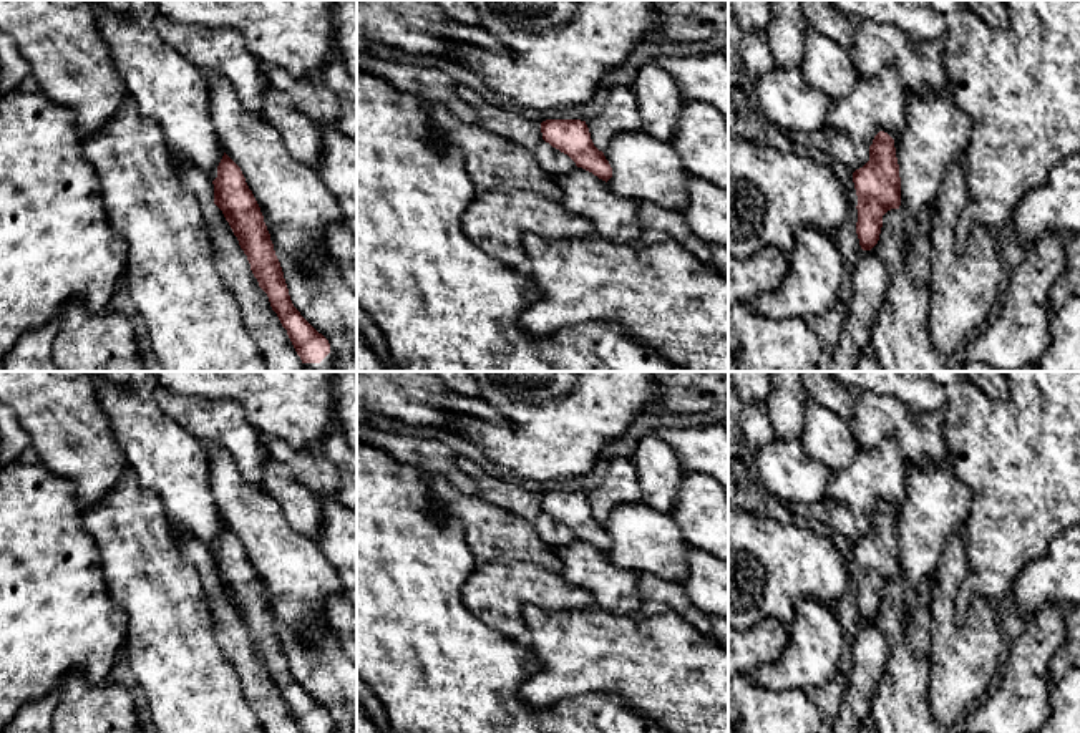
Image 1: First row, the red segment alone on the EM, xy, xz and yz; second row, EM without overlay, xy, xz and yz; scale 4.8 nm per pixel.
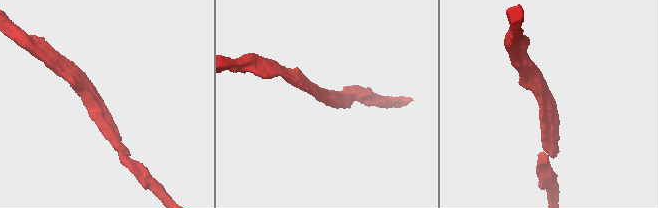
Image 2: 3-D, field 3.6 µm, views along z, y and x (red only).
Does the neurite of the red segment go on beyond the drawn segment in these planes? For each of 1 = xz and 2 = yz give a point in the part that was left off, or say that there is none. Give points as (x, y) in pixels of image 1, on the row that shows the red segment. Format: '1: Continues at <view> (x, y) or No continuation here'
1: No continuation here
2: No continuation here

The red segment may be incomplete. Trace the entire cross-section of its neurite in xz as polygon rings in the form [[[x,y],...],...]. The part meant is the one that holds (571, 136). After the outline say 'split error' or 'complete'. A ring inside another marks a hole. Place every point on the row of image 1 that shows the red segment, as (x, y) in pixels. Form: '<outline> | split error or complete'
[[[546,119],[541,123],[541,133],[546,143],[567,154],[577,167],[606,182],[612,177],[612,167],[604,153],[594,146],[586,121]]] | complete

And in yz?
[[[879,131],[869,146],[869,161],[853,172],[858,196],[856,234],[863,250],[871,250],[881,234],[883,216],[901,206],[901,177],[894,139]]] | complete

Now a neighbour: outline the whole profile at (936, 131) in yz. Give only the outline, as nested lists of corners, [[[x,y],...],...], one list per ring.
[[[949,91],[907,93],[904,128],[894,138],[901,177],[902,226],[911,237],[917,216],[934,209],[947,167],[964,163],[971,118]]]

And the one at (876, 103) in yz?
[[[884,66],[874,76],[859,76],[849,95],[831,100],[828,123],[866,146],[879,131],[894,139],[904,128],[907,93],[898,70]]]

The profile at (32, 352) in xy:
[[[58,318],[27,332],[0,365],[0,371],[60,371],[51,357]]]

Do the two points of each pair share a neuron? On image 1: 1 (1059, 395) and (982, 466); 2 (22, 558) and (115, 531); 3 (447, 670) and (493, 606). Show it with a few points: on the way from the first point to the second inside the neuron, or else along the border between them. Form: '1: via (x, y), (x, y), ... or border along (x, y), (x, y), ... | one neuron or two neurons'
1: via (1041, 415), (1002, 450) | one neuron
2: border along (82, 508), (82, 526), (95, 541), (103, 576) | two neurons
3: border along (463, 586), (463, 604), (483, 622), (511, 639) | two neurons

